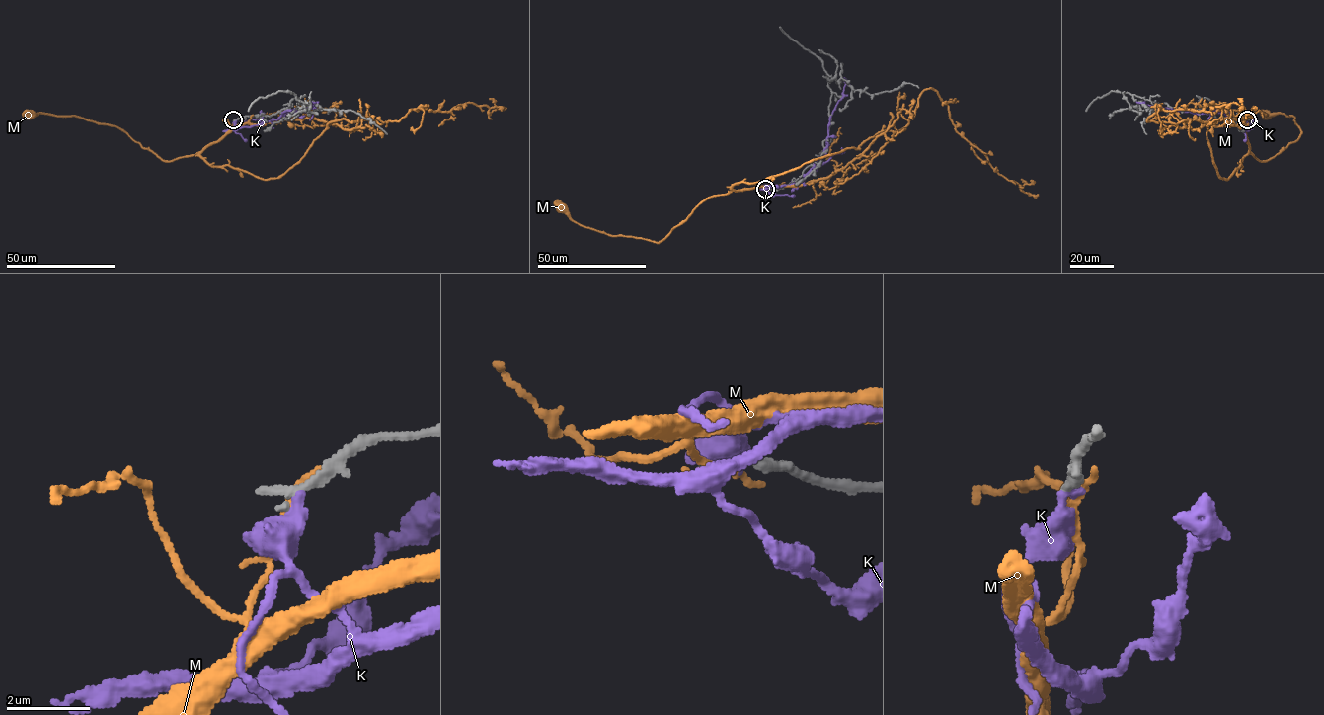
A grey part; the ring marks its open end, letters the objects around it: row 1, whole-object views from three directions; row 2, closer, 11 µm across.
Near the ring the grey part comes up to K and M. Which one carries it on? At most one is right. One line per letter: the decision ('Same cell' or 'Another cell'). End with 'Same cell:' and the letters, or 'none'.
K: Another cell
M: Another cell
Same cell: none

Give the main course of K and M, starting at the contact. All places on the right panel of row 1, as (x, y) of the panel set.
K: (1246, 120), (1244, 127), (1243, 121), (1230, 119), (1219, 111), (1195, 115), (1136, 102)
M: (1247, 120), (1249, 152), (1261, 161), (1268, 160), (1301, 133), (1292, 116), (1266, 115)

